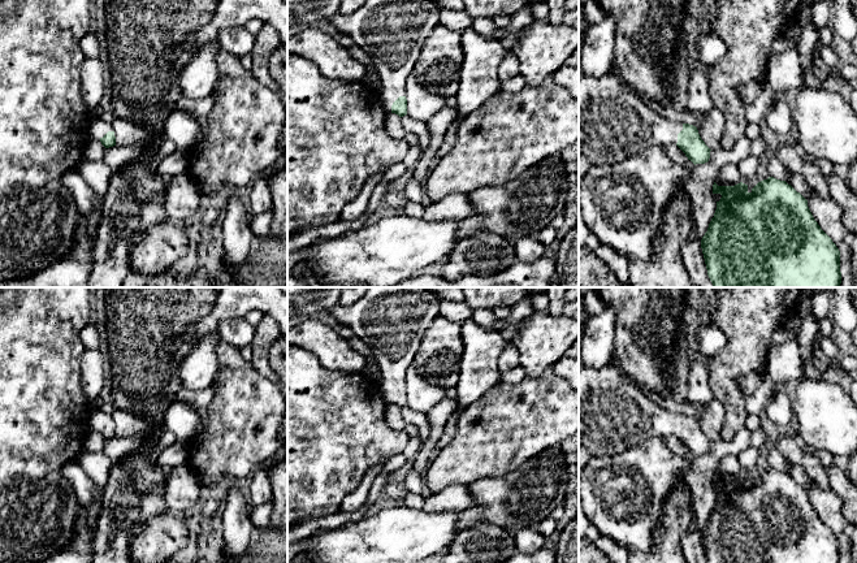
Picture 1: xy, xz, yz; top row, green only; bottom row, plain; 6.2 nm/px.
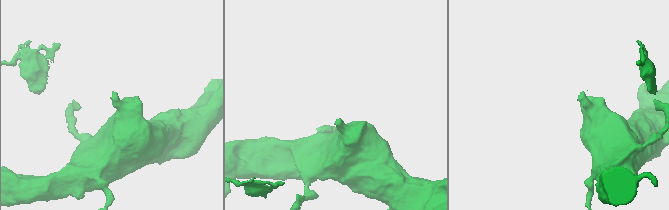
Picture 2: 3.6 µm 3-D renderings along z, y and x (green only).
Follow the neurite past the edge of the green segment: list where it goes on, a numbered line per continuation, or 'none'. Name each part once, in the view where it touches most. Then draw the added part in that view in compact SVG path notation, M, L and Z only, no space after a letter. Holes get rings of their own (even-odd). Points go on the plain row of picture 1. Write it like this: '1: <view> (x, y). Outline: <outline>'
1: xz (390, 321). Outline: M367 287L352 304L337 304L329 312L345 326L352 329L373 352L382 373L380 382L386 404L399 387L406 387L406 372L414 364L421 337L430 322L440 315L437 296L425 287Z

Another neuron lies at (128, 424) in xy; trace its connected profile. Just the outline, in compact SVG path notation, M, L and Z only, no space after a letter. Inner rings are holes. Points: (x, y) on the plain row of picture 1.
M116 408L112 413L116 437L137 437L150 425L151 419L126 410Z

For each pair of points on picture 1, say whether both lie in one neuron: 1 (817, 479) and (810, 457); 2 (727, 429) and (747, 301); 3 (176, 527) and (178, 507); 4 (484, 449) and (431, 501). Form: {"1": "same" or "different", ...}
{"1": "same", "2": "same", "3": "different", "4": "different"}

